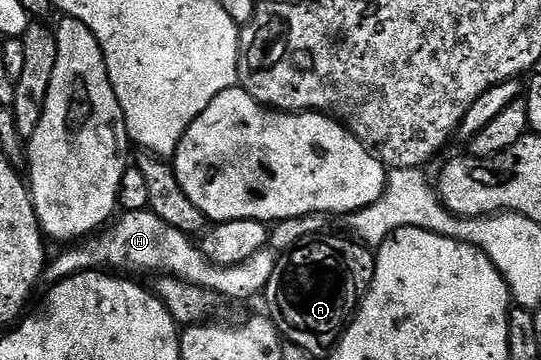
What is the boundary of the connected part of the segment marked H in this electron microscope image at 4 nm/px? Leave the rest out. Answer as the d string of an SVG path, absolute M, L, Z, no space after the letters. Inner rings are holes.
M125 212L122 217L121 221L118 219L108 229L109 236L94 235L88 242L66 247L69 249L59 253L54 260L52 257L48 261L44 279L49 280L50 285L55 285L60 280L71 278L76 272L105 270L110 264L113 268L134 268L137 272L173 276L188 284L203 286L224 299L226 296L229 300L249 300L268 289L269 280L277 269L279 256L272 250L251 254L251 258L238 264L215 264L205 257L196 243L189 241L192 240L190 233L175 230L175 226L167 226L167 222L163 222L163 218L159 218L154 212Z

